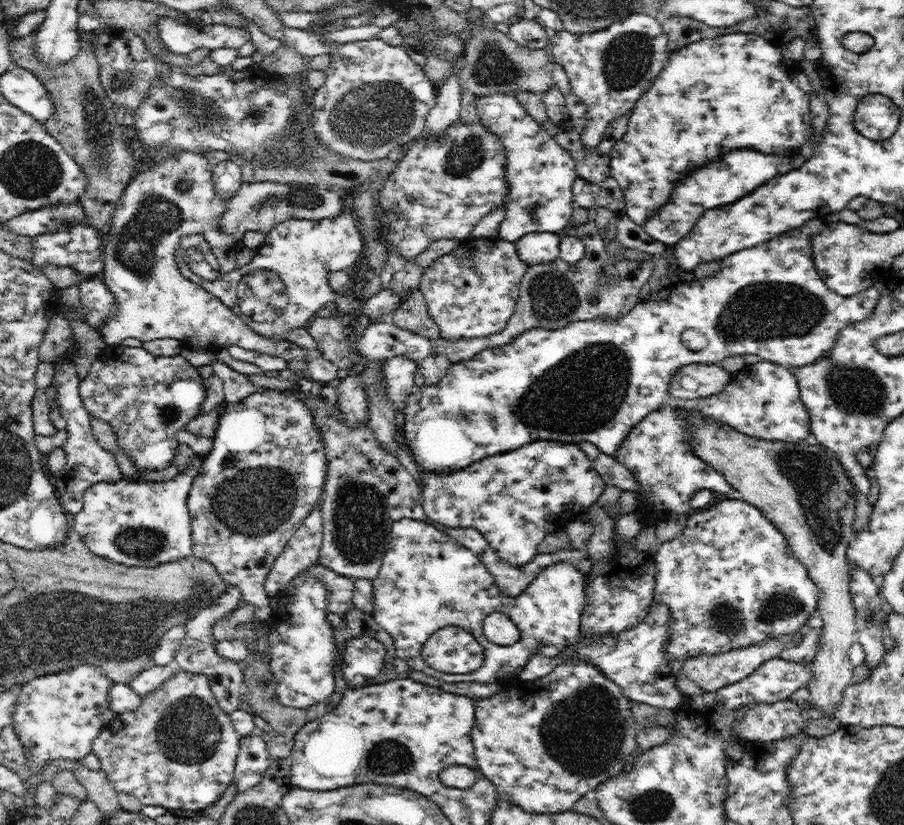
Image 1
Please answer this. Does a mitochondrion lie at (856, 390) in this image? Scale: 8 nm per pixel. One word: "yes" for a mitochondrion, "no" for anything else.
yes

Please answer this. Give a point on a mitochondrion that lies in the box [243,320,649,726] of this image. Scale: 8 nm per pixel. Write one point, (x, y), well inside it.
(583, 391)

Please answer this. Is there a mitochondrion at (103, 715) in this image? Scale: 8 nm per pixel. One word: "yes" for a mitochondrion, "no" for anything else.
no

